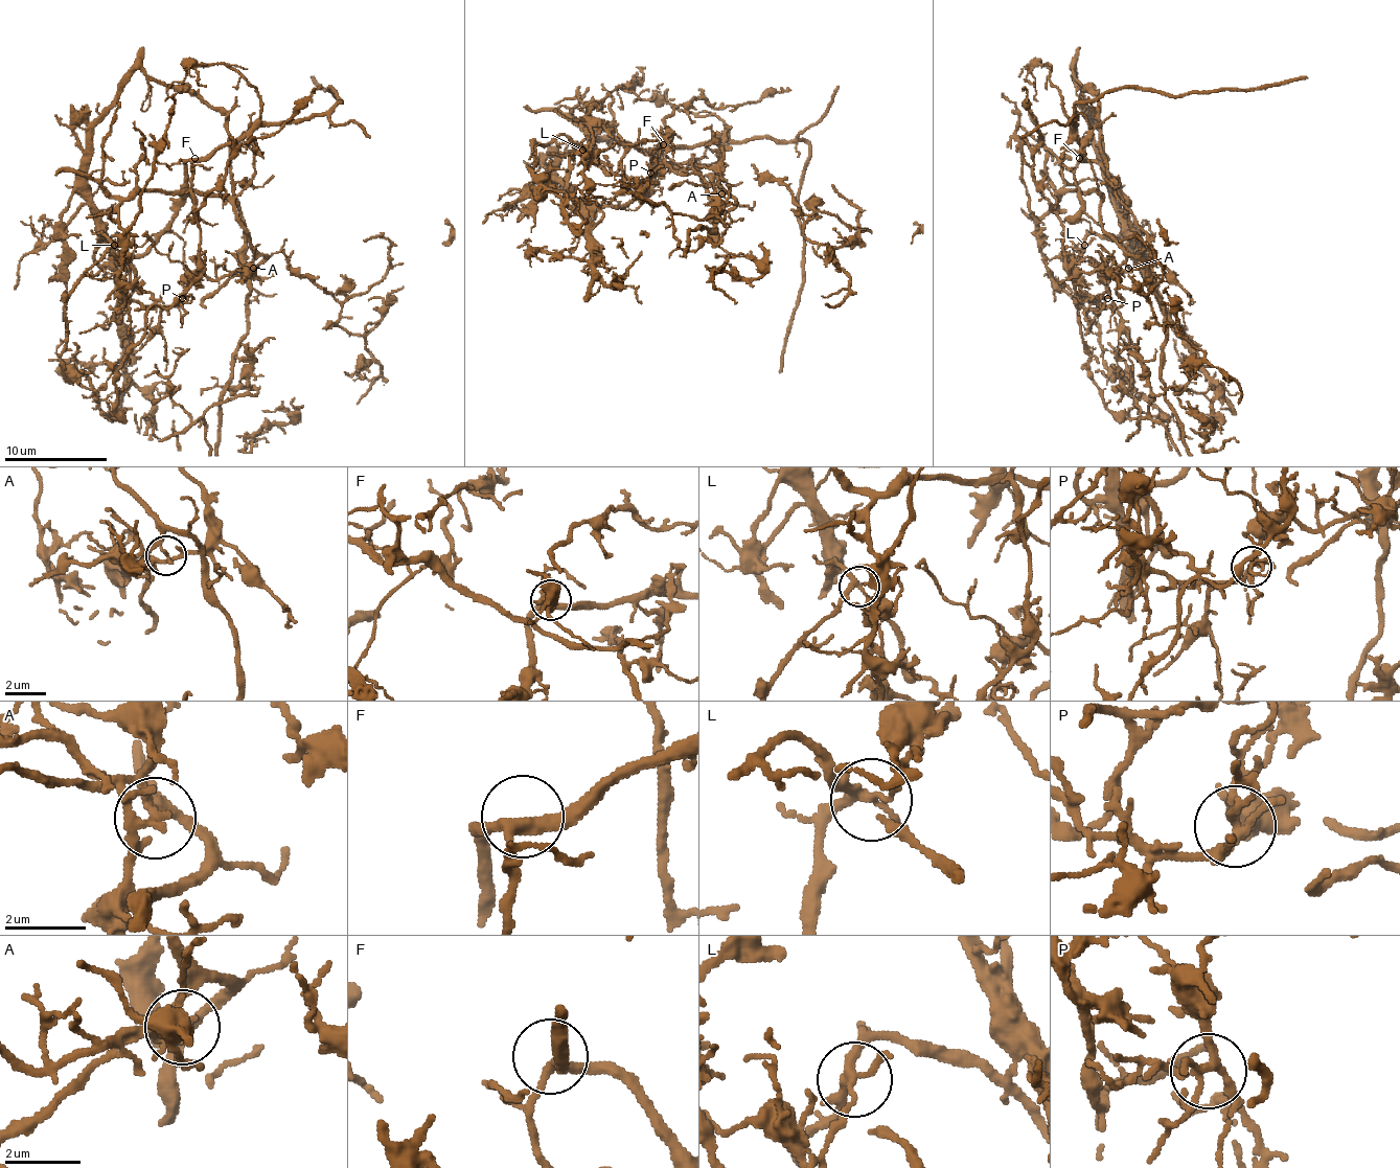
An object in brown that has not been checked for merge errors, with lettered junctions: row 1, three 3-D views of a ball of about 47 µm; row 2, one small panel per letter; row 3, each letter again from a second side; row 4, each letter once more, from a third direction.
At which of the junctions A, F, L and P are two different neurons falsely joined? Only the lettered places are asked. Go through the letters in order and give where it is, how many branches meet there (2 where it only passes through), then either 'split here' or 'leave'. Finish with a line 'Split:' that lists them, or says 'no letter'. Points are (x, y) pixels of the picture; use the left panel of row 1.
A: (253, 268) | 3 | split here
F: (194, 158) | 3 | leave
L: (114, 245) | 5 | split here
P: (182, 298) | 5 | leave
Split: A, L

